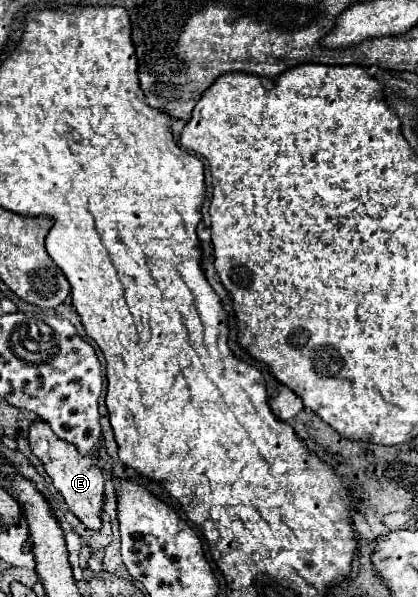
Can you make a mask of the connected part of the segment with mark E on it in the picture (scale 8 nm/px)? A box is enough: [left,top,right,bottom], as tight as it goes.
[28,421,104,529]

